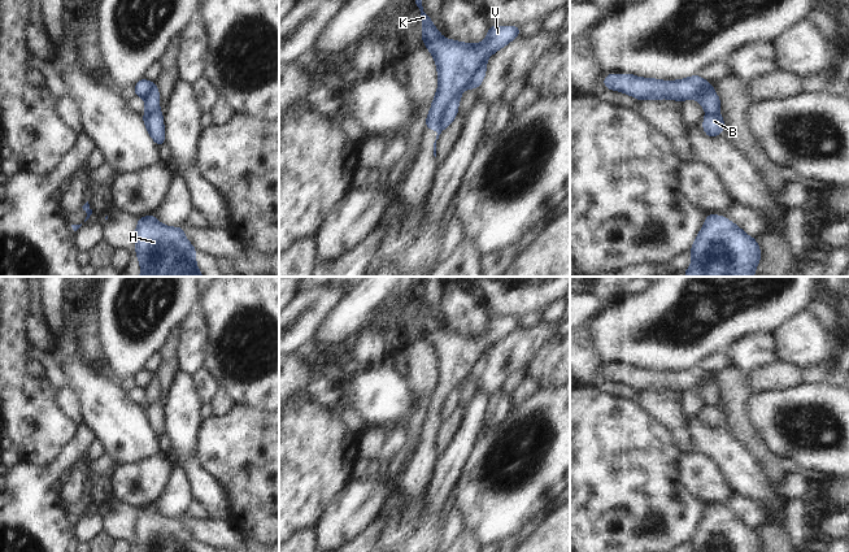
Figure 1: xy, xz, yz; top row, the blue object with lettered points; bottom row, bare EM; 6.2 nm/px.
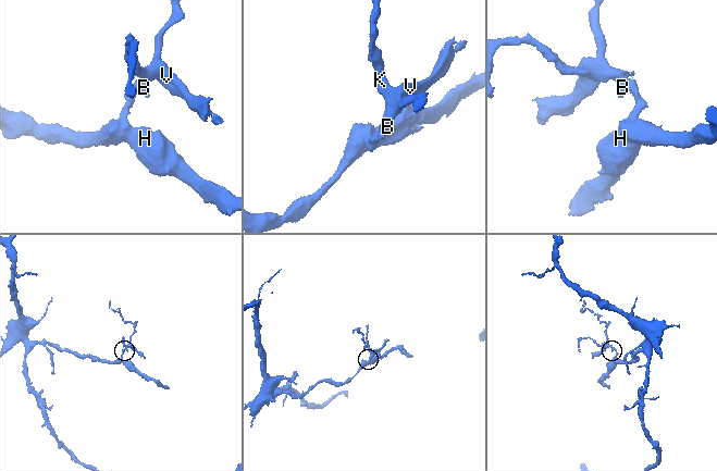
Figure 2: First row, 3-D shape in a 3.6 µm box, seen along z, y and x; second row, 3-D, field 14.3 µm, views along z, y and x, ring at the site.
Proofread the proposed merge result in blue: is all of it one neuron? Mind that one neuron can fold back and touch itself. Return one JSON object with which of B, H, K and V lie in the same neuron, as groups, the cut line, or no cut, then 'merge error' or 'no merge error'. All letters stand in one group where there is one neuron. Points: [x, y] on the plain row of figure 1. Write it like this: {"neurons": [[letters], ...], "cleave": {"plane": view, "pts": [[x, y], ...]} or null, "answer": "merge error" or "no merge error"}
{"neurons": [["B", "H"], ["K", "V"]], "cleave": {"plane": "xz", "pts": [[460, 383], [444, 399], [440, 420]]}, "answer": "merge error"}

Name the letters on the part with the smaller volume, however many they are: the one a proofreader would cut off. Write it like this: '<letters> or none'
K, V.

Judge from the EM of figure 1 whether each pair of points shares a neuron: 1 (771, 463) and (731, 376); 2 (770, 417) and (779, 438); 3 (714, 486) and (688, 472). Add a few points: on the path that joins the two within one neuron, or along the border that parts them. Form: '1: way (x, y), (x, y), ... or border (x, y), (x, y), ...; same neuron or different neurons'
1: way (752, 440), (738, 424), (735, 398); same neuron
2: way (774, 422), (779, 433); same neuron
3: way (708, 483), (695, 472); same neuron

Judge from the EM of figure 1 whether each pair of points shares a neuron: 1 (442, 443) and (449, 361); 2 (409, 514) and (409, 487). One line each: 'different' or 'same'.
1: different
2: different

